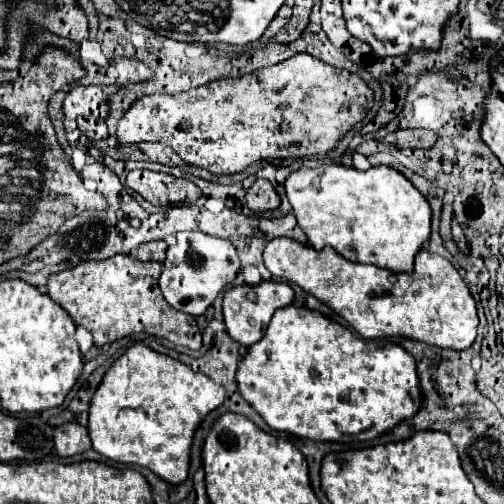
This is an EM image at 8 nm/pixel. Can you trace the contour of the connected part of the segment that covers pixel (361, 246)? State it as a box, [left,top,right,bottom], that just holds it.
[285,163,431,273]

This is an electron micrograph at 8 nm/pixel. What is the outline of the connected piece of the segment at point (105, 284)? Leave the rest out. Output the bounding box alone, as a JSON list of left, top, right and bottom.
[49,255,201,349]

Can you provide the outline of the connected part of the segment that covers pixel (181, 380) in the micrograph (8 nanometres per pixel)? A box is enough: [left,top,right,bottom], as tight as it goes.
[89,345,225,485]

